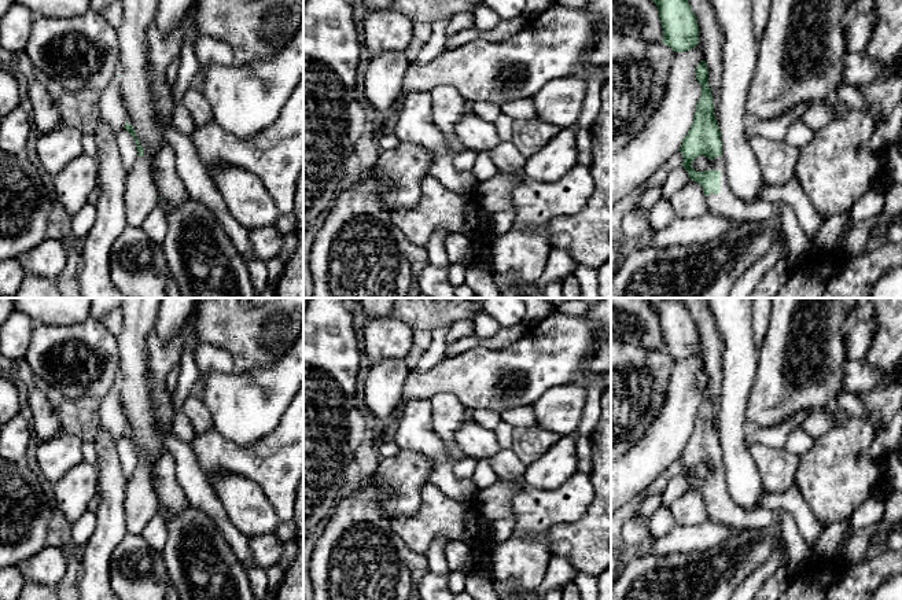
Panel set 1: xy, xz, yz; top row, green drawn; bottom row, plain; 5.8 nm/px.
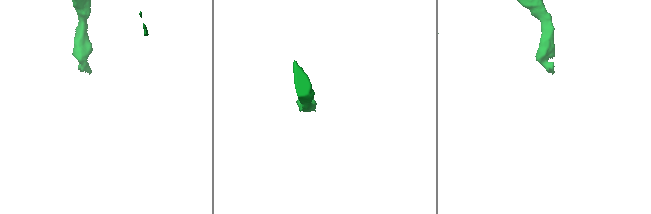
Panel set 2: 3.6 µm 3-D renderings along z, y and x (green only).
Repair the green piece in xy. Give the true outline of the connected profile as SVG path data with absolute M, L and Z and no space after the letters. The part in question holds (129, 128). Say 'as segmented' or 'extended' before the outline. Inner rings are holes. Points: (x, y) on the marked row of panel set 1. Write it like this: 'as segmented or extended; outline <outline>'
extended; outline M128 121L125 129L135 137L139 152L136 162L129 169L125 184L124 206L126 225L141 227L148 214L161 202L161 196L154 184L152 176L150 174L150 166L144 158L144 148L140 146L136 130L128 124Z

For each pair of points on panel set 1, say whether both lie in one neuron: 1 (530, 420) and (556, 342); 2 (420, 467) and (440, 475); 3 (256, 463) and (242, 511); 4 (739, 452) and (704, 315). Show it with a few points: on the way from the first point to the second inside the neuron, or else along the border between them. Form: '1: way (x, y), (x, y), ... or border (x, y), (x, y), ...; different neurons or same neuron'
1: border (532, 404), (512, 407), (501, 415); different neurons
2: border (405, 449), (420, 452), (431, 462), (429, 482); different neurons
3: border (218, 475), (239, 474), (251, 479), (272, 504); different neurons
4: border (721, 345), (721, 394), (718, 409); different neurons

